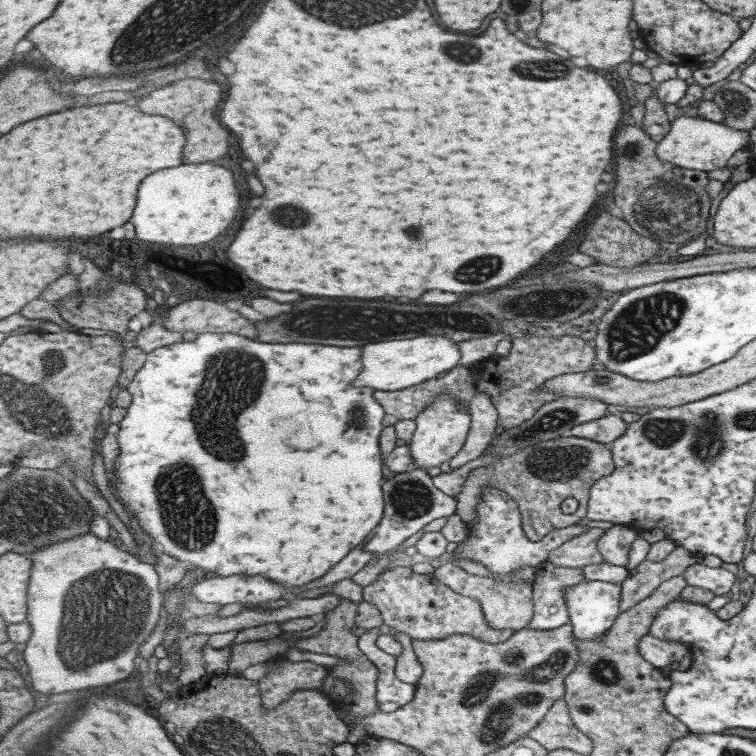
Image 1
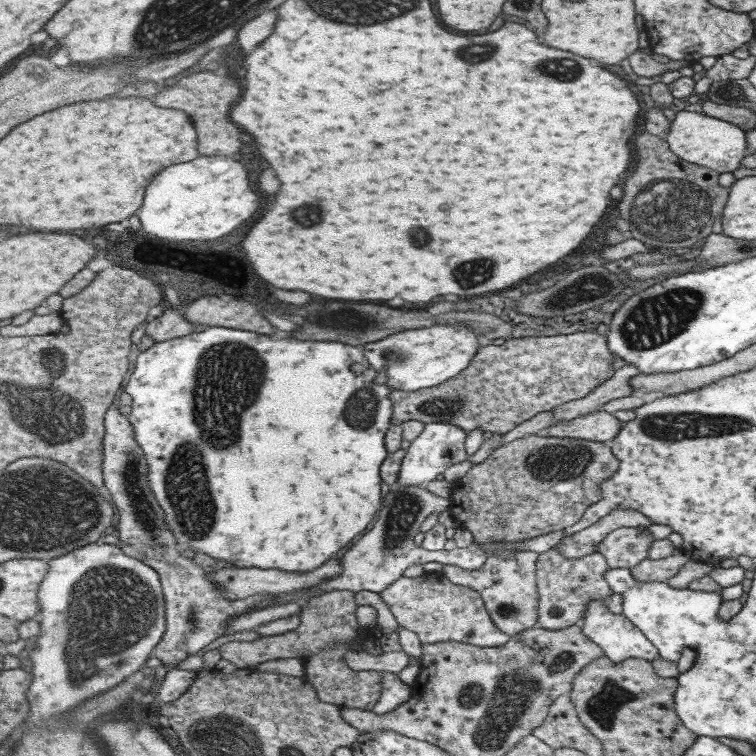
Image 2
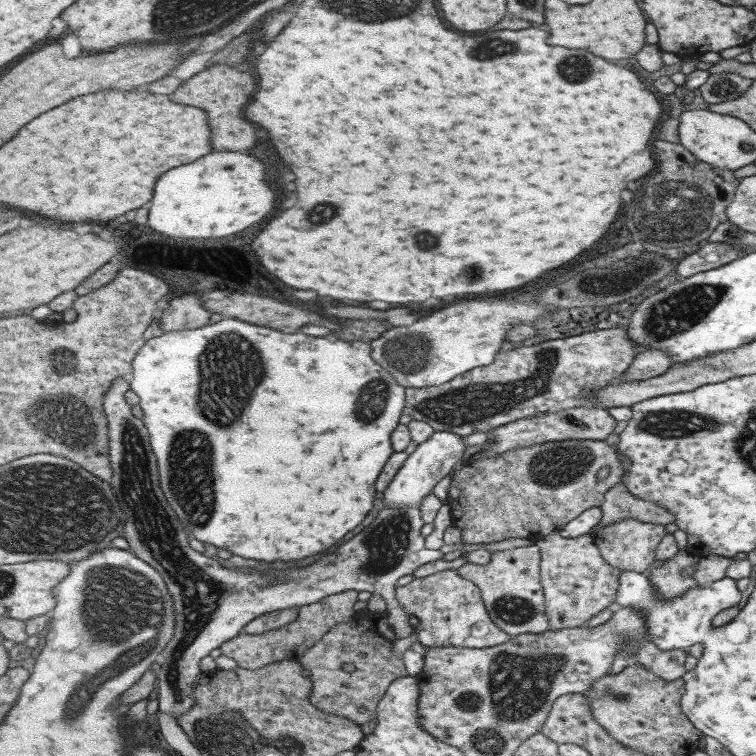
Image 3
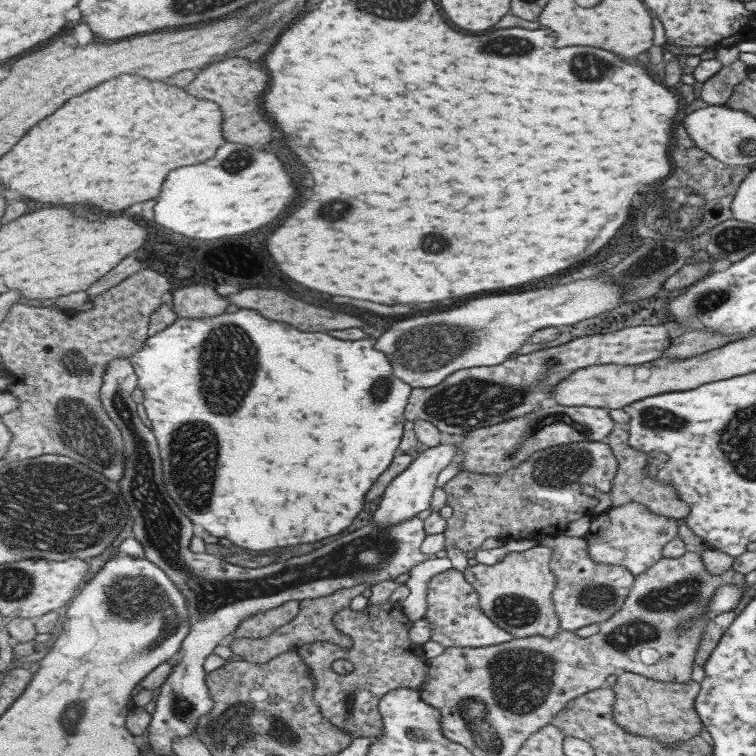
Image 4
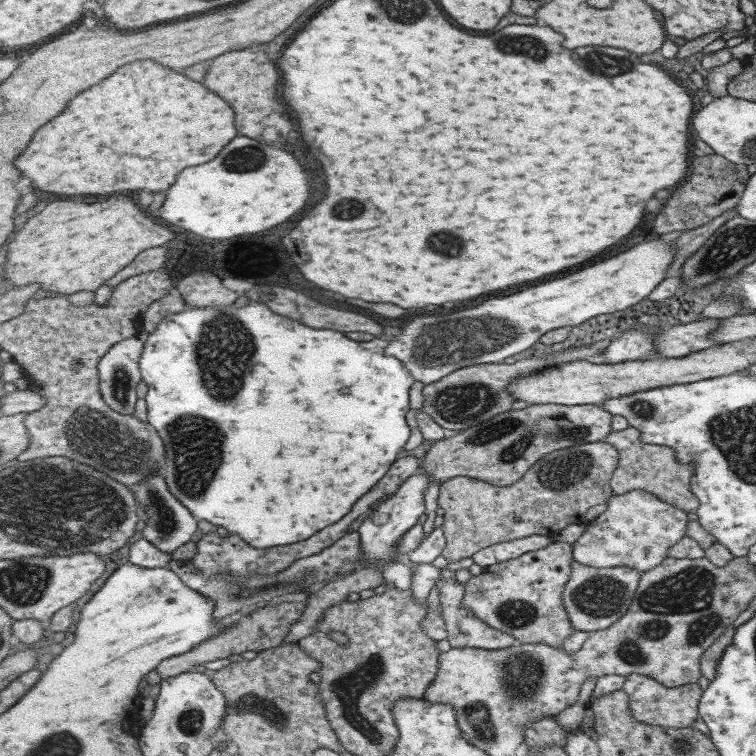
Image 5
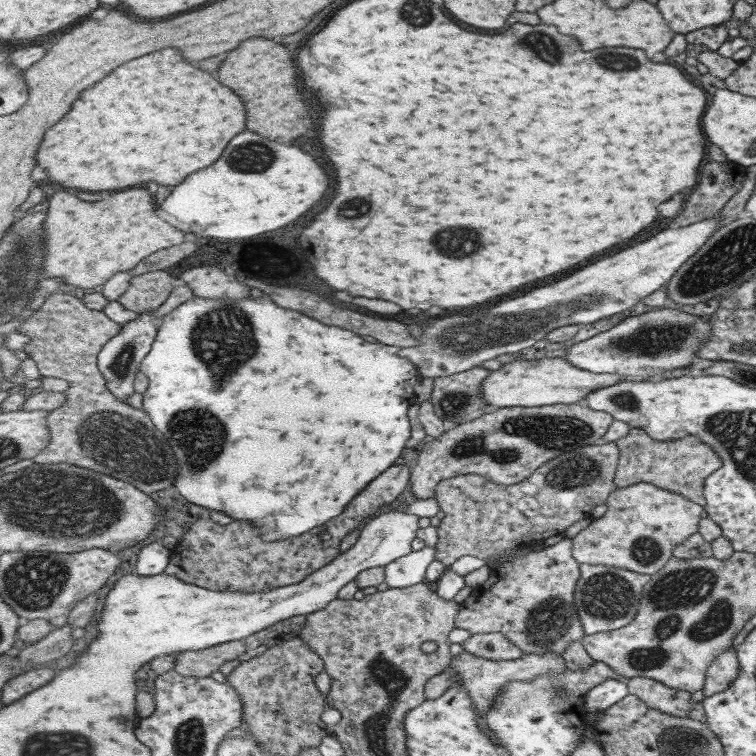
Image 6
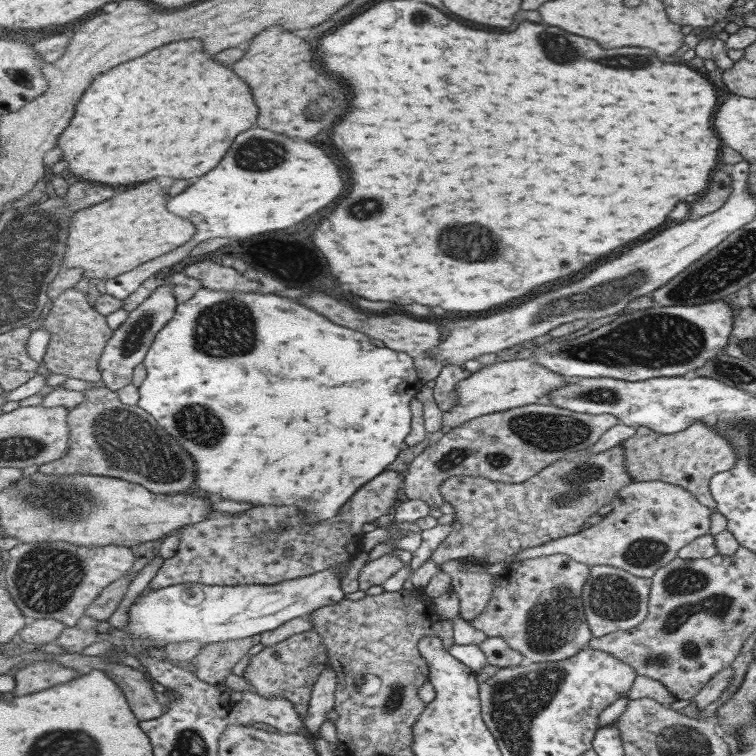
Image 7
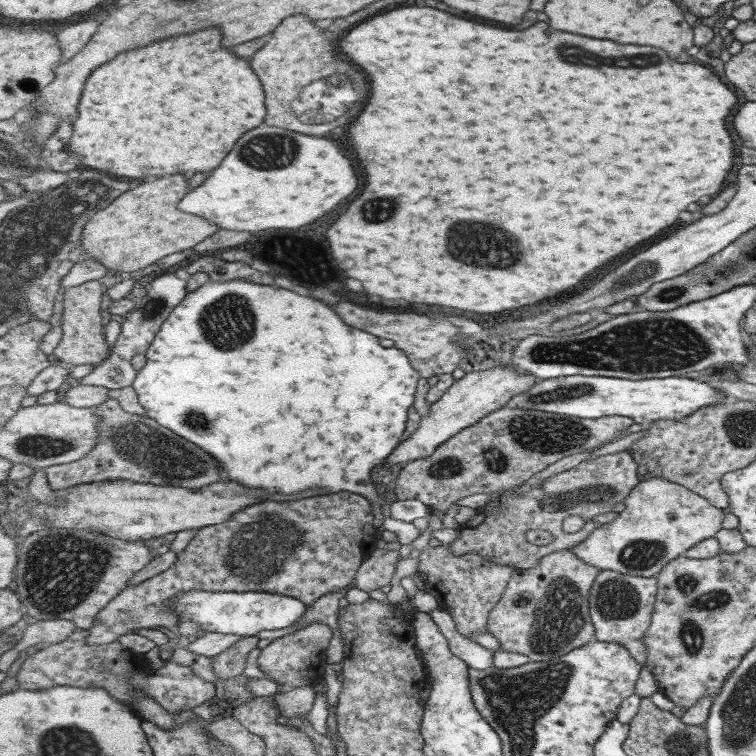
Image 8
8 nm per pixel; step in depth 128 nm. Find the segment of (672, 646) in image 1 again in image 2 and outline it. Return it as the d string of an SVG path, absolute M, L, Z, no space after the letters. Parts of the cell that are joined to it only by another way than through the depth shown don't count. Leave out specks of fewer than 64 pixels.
M593 599L588 602L589 608L587 608L585 618L580 623L586 635L593 642L602 646L605 655L611 659L611 662L619 662L624 658L640 658L646 661L657 658L658 650L643 636L643 633L622 614L609 614L607 603L605 599Z

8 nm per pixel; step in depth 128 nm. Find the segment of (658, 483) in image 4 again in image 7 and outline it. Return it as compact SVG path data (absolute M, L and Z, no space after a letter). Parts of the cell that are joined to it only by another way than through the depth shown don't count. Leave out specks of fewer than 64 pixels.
M694 422L691 426L673 434L657 434L646 426L639 426L636 427L633 436L624 440L619 446L624 451L627 477L631 481L659 479L679 486L689 492L697 502L711 510L715 507L715 501L709 493L709 478L729 470L736 459L730 442L703 422Z

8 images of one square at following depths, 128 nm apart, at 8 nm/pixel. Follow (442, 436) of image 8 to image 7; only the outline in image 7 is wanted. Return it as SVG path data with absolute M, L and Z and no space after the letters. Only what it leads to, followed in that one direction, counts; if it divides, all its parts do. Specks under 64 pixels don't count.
M531 357L500 361L485 366L457 385L458 404L451 410L443 411L444 427L452 429L486 414L537 404L554 390L568 384L570 379L539 364Z

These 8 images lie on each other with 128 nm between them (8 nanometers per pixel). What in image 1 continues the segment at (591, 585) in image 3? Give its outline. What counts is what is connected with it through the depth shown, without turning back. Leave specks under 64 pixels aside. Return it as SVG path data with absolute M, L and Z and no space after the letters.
M544 562L538 568L534 582L534 620L528 628L535 630L555 630L570 624L569 607L566 603L566 590L586 580L582 568L555 566Z

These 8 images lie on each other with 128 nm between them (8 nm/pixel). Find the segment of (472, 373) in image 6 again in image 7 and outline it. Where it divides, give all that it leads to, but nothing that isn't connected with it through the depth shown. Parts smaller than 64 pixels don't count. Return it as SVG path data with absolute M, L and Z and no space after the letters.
M449 364L443 367L434 387L436 401L442 411L451 410L458 404L457 385L471 375L471 371L461 365Z

